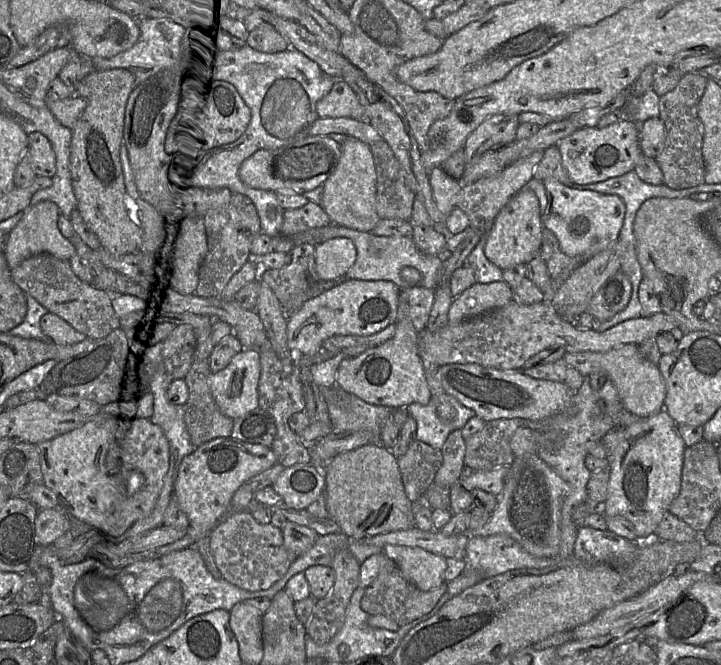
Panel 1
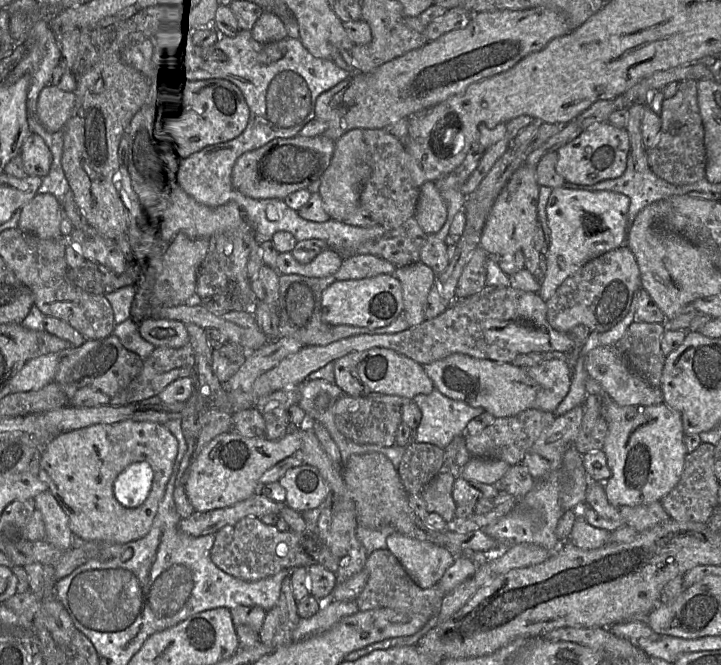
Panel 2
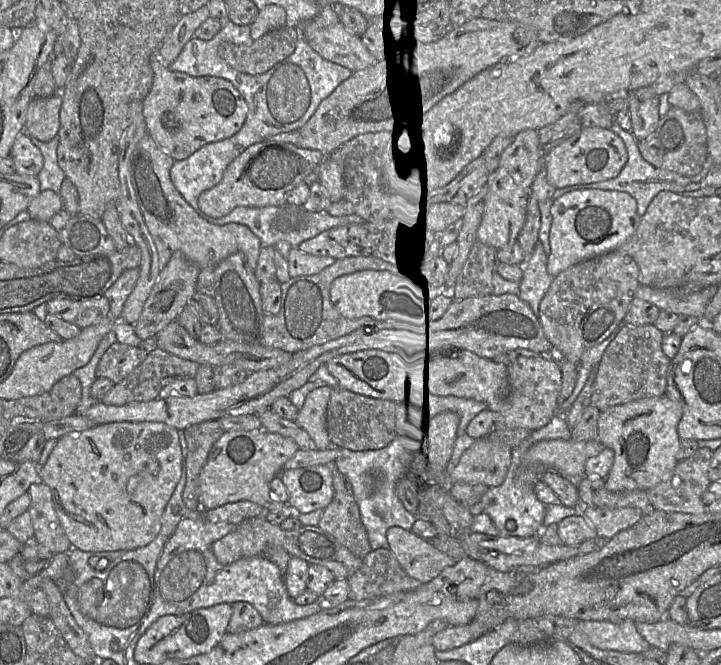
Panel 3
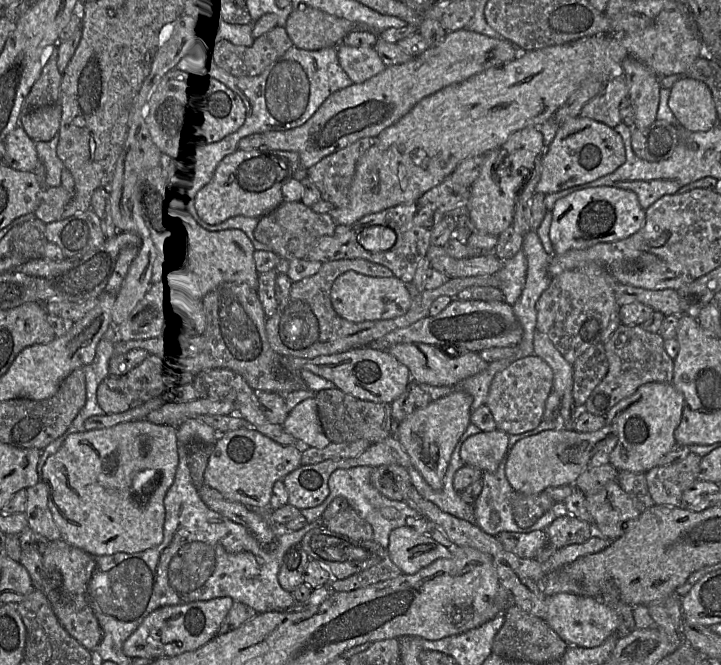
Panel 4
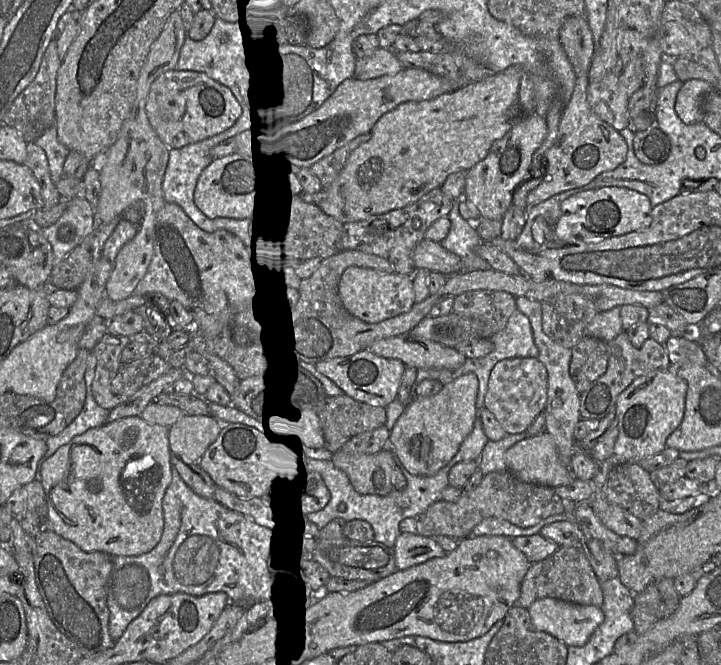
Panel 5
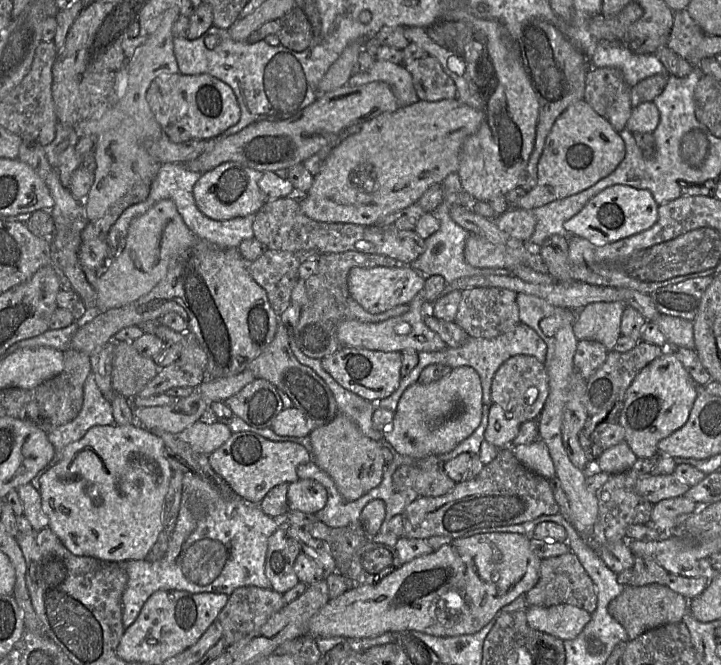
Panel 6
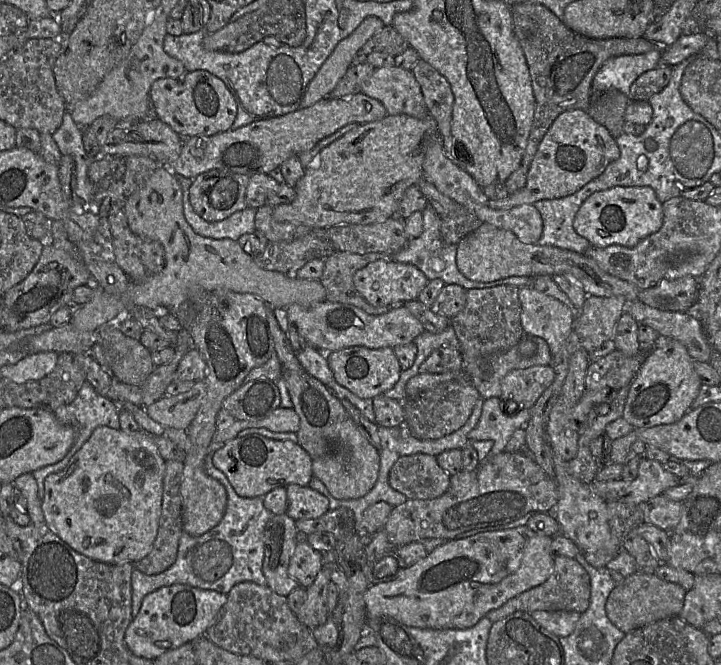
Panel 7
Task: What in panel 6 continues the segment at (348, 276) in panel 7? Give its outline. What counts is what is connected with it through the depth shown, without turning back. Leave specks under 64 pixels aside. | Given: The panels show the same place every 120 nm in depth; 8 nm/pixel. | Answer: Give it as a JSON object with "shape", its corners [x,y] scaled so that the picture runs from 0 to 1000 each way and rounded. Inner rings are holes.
{"shape":[[[497,377],[445,382],[441,388],[438,411],[422,421],[426,441],[426,456],[417,462],[417,472],[412,490],[404,507],[415,525],[427,537],[447,540],[474,523],[467,510],[467,492],[479,481],[524,486],[555,475],[567,466],[567,457],[549,460],[531,471],[516,472],[509,469],[492,453],[483,436],[483,411],[490,402],[548,402],[553,394],[540,385],[512,382]]]}

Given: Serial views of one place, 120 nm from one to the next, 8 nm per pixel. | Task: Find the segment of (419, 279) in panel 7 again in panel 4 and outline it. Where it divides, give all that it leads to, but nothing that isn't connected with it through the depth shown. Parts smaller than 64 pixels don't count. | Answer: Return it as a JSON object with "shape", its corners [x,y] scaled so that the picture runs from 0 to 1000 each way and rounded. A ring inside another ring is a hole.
{"shape":[[[490,406],[473,412],[459,433],[459,454],[465,468],[488,484],[535,481],[559,475],[569,465],[573,444],[553,418],[517,417]]]}

